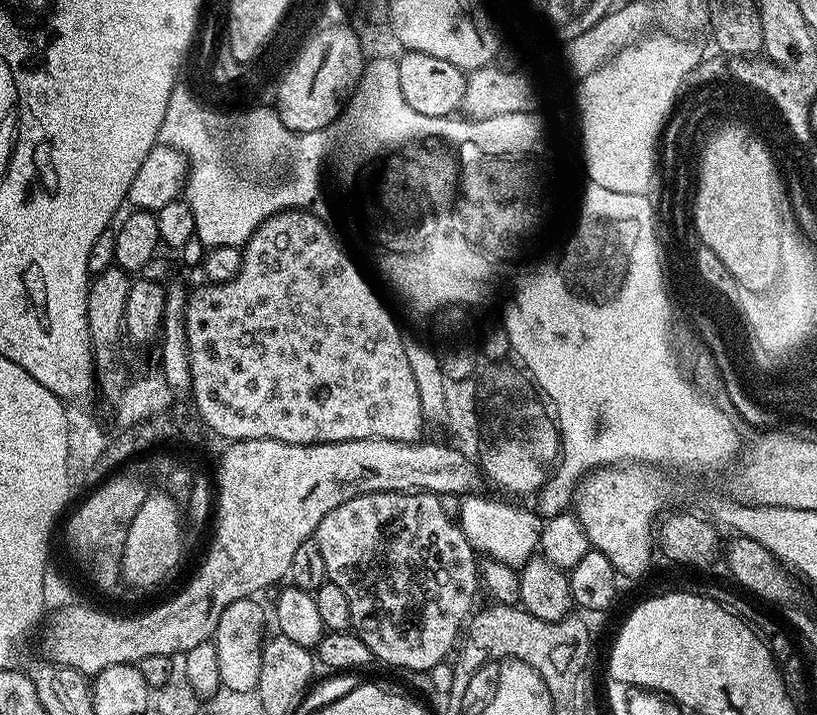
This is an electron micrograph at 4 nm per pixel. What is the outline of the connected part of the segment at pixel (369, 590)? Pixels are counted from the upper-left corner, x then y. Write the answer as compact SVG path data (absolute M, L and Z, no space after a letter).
M371 492L350 498L350 502L342 502L342 506L334 506L322 522L318 522L314 539L318 542L318 550L322 550L322 559L326 561L327 583L339 586L346 593L346 603L350 605L350 628L366 646L370 646L373 657L384 664L393 664L396 668L409 668L412 672L427 673L436 664L443 664L449 659L448 651L455 649L458 637L473 611L472 603L476 600L476 584L478 588L478 556L467 538L463 536L459 523L448 517L444 509L445 501L430 492Z

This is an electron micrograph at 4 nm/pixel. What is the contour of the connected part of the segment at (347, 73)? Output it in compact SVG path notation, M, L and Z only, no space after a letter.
M351 27L345 31L324 32L317 36L300 57L291 76L284 81L280 92L279 111L283 112L282 117L290 125L290 130L322 130L337 120L351 98L352 91L356 89L365 63L364 48Z

